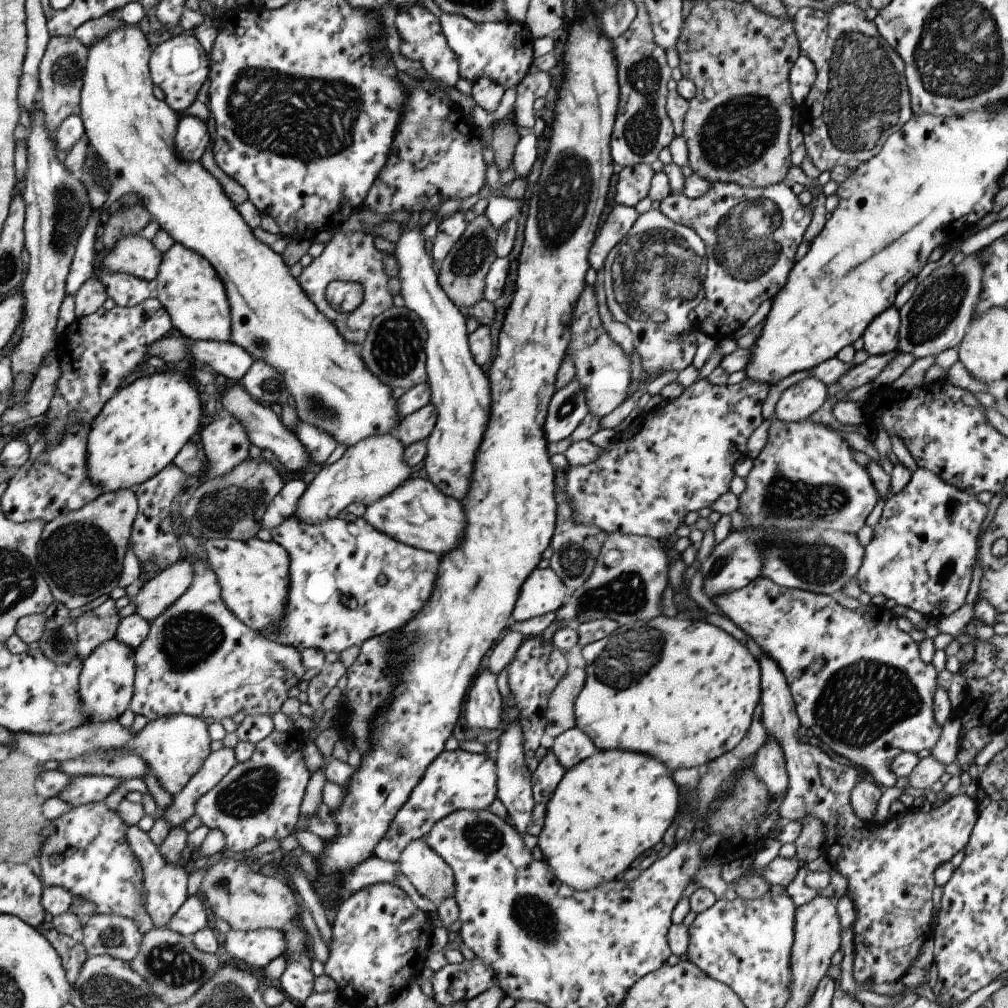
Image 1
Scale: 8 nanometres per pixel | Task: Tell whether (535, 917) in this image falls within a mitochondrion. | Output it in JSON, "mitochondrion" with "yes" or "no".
{"mitochondrion":"yes"}

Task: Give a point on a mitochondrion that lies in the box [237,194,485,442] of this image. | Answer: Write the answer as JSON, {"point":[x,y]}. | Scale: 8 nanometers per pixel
{"point":[395,344]}

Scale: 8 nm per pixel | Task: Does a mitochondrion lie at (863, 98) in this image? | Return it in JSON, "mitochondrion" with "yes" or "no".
{"mitochondrion":"yes"}

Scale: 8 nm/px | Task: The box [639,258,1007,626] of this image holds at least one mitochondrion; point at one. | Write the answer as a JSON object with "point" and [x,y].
{"point":[786,497]}

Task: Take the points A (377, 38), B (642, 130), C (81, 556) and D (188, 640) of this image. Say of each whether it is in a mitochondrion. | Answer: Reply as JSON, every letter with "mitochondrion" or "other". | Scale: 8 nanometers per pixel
{"A":"other","B":"mitochondrion","C":"mitochondrion","D":"mitochondrion"}

